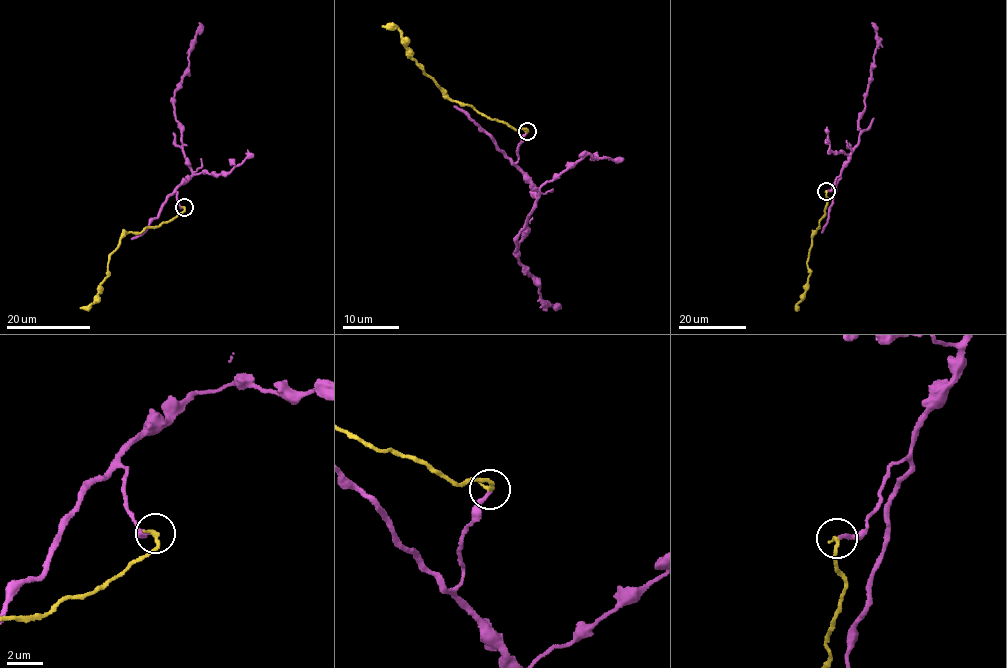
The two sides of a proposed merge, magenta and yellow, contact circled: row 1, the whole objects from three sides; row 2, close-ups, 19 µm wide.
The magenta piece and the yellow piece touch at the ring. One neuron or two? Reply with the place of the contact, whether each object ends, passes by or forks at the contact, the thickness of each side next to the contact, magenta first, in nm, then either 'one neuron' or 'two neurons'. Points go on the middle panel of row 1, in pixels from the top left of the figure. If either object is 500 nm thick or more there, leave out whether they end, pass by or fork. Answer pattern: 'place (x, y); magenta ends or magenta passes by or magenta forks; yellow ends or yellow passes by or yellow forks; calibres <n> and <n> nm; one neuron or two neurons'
place (527, 131); magenta ends; yellow ends; calibres 220 and 260 nm; one neuron

